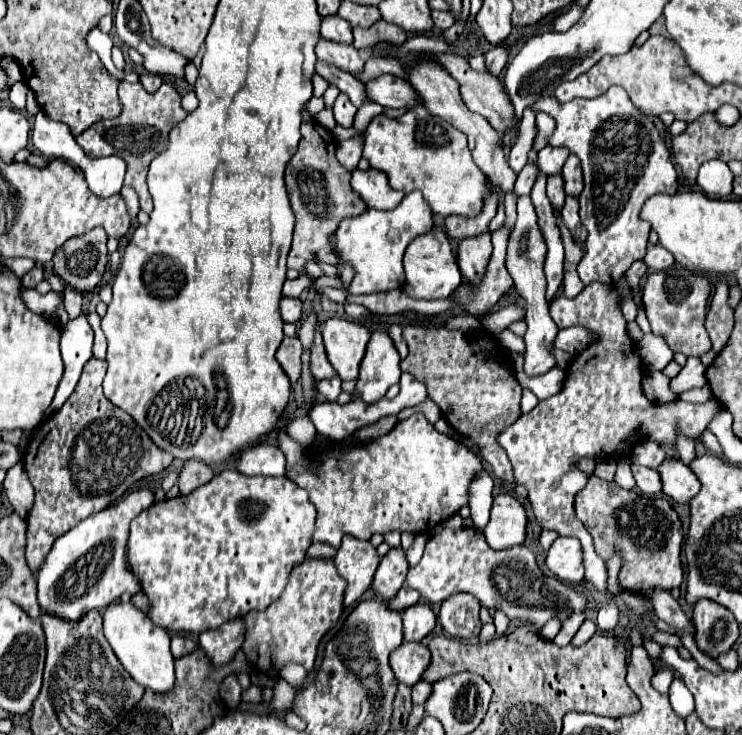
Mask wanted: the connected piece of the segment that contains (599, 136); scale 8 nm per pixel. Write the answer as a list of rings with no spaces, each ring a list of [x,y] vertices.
[[[612,86],[606,94],[602,94],[602,96],[594,98],[594,100],[574,98],[572,102],[562,104],[562,102],[558,102],[554,96],[550,96],[550,98],[544,98],[544,100],[534,102],[530,108],[532,108],[534,112],[546,112],[546,114],[550,114],[550,116],[556,120],[554,136],[550,136],[550,138],[548,138],[548,144],[550,144],[550,146],[566,146],[566,148],[568,148],[572,154],[576,154],[576,156],[580,158],[580,162],[582,162],[582,170],[584,170],[584,190],[582,190],[582,194],[580,194],[580,218],[582,218],[582,224],[584,224],[584,226],[586,226],[586,230],[588,230],[588,240],[586,240],[586,254],[582,256],[582,260],[580,260],[580,264],[578,264],[578,274],[580,274],[580,280],[582,280],[586,286],[588,286],[590,282],[602,282],[602,284],[606,284],[606,286],[614,286],[614,284],[616,284],[616,282],[624,276],[624,272],[632,266],[632,262],[642,260],[642,258],[644,258],[644,254],[646,254],[648,234],[650,234],[650,224],[638,218],[642,204],[644,204],[650,196],[654,196],[654,194],[676,194],[676,188],[678,188],[678,172],[676,172],[676,168],[674,168],[674,164],[672,164],[672,158],[670,158],[670,148],[668,148],[666,140],[662,138],[660,130],[654,126],[652,116],[642,114],[642,112],[640,112],[640,110],[638,110],[632,102],[630,102],[630,98],[628,98],[626,90],[622,90],[620,86]]]

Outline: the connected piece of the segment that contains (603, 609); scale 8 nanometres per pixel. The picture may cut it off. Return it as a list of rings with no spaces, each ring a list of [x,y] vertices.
[[[610,598],[608,602],[604,602],[604,604],[600,606],[596,624],[598,624],[598,628],[600,628],[602,632],[610,632],[610,630],[616,626],[616,622],[618,622],[618,604],[616,604],[614,598]]]

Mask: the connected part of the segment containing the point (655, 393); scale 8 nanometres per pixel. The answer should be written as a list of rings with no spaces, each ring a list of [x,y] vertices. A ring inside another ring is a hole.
[[[648,370],[646,378],[642,378],[642,386],[652,402],[670,402],[676,398],[676,394],[672,394],[670,390],[670,380],[662,372]]]

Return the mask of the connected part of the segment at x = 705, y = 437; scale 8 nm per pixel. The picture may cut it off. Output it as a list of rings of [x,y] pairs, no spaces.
[[[708,430],[702,434],[702,442],[704,442],[704,446],[706,446],[706,450],[708,452],[712,452],[712,454],[716,454],[716,456],[722,456],[722,448],[718,446],[718,440],[714,438],[714,434],[710,434]]]

